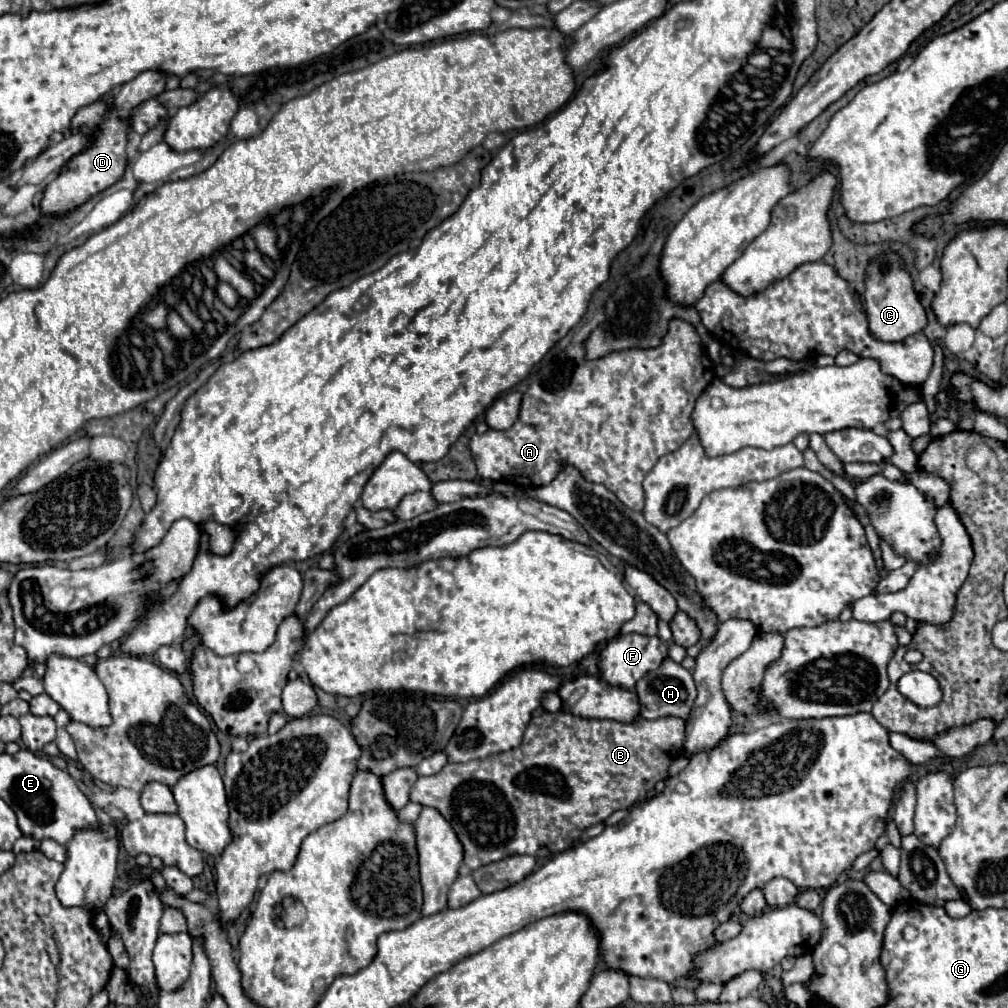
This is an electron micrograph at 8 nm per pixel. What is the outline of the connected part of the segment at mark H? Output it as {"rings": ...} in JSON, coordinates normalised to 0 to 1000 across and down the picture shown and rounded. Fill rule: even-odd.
{"rings":[[[660,655],[656,663],[644,667],[642,671],[638,671],[632,677],[630,688],[634,692],[638,712],[654,714],[654,712],[662,712],[662,710],[672,710],[672,712],[682,714],[686,708],[688,696],[691,692],[691,683],[688,677],[688,669],[684,665],[680,665],[676,659],[672,659],[668,655]]]}

